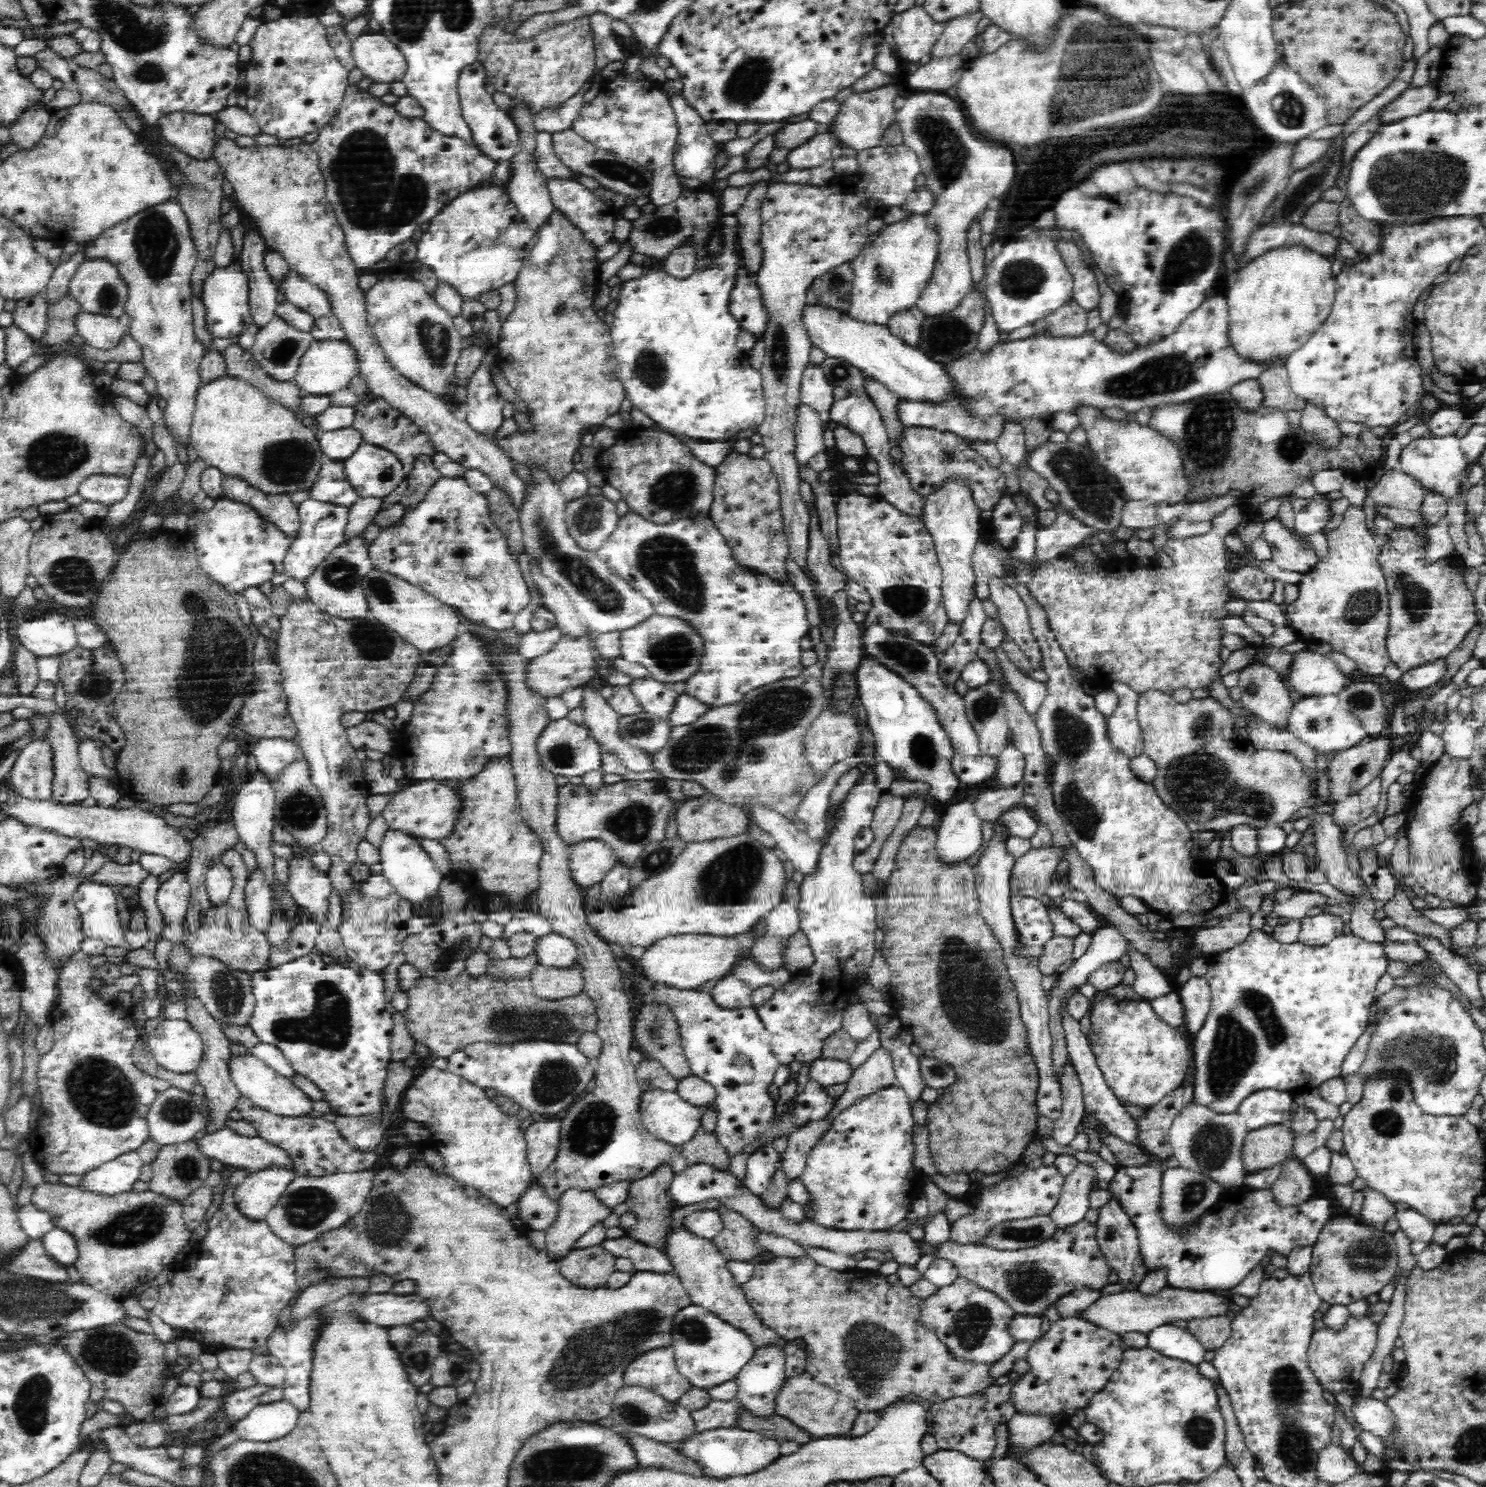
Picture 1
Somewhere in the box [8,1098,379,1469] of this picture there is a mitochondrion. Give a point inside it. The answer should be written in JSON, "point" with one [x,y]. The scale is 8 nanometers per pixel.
{"point":[112,1353]}

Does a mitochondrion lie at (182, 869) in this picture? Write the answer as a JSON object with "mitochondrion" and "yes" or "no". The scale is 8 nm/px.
{"mitochondrion":"no"}

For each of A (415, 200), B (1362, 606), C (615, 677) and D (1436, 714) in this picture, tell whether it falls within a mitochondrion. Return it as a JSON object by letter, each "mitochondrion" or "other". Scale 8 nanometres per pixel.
{"A":"mitochondrion","B":"mitochondrion","C":"other","D":"other"}

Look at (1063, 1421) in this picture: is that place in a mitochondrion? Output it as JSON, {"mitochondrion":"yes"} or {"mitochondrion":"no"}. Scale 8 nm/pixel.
{"mitochondrion":"no"}

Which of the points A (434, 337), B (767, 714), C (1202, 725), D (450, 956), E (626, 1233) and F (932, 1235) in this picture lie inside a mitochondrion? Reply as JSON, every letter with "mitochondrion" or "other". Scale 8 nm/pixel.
{"A":"mitochondrion","B":"mitochondrion","C":"mitochondrion","D":"mitochondrion","E":"other","F":"other"}

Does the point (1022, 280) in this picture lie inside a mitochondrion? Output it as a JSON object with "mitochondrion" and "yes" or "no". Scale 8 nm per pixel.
{"mitochondrion":"yes"}

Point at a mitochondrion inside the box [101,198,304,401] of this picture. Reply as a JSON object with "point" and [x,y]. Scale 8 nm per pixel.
{"point":[156,244]}

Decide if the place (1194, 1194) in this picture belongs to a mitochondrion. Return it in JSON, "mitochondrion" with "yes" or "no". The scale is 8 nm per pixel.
{"mitochondrion":"yes"}

